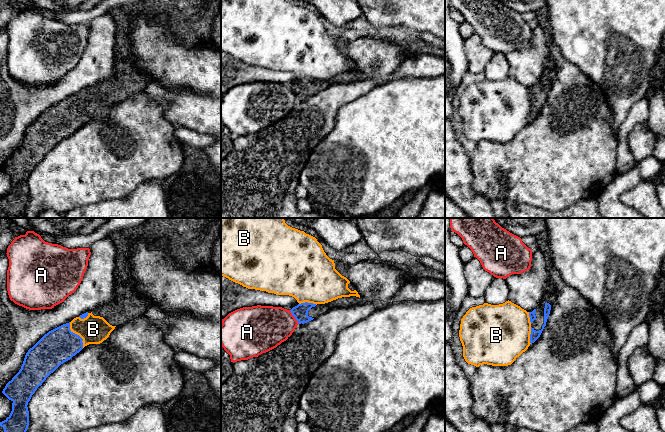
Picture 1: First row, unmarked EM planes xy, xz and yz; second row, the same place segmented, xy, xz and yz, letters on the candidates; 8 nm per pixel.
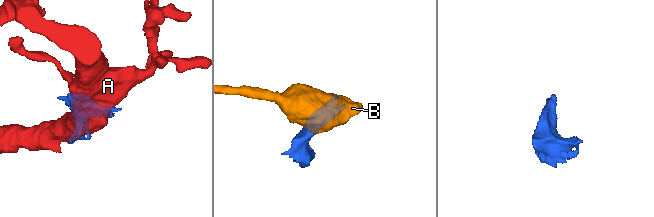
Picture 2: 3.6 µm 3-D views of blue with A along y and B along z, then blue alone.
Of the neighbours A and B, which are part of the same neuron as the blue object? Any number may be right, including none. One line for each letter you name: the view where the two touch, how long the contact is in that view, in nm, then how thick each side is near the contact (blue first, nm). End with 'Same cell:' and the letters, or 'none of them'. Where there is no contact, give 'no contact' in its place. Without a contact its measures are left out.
Same cell: none of them

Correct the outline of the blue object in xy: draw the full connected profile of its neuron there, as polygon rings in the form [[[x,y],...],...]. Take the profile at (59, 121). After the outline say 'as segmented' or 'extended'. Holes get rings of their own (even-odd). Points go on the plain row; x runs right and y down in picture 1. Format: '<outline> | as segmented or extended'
[[[70,98],[63,100],[45,110],[25,131],[19,148],[9,157],[2,169],[11,176],[12,187],[10,191],[0,198],[0,218],[10,215],[24,215],[29,202],[28,178],[37,164],[61,140],[70,136],[83,125],[83,115],[70,106]]] | extended

